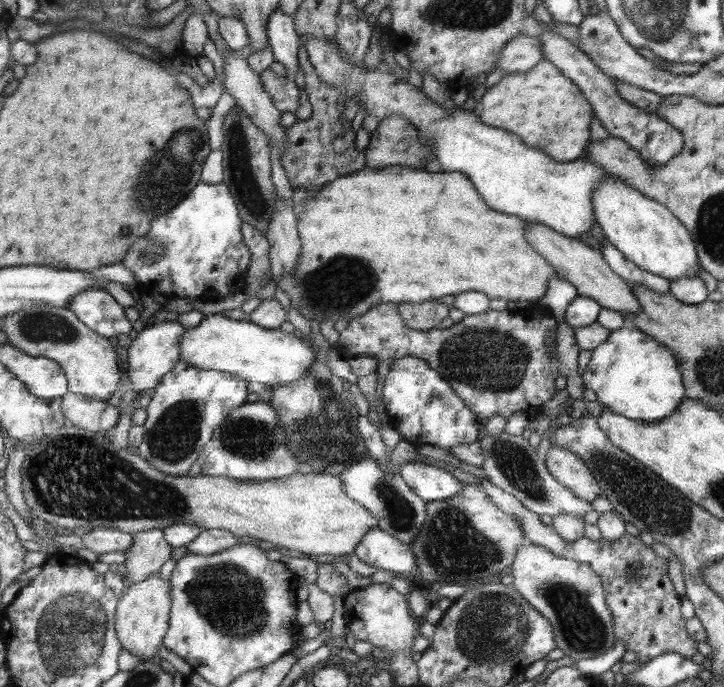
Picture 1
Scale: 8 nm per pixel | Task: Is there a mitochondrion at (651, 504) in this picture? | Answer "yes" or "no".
yes

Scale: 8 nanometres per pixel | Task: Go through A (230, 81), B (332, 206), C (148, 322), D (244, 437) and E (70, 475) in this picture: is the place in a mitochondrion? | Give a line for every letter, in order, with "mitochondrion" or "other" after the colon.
A: other
B: other
C: other
D: mitochondrion
E: mitochondrion

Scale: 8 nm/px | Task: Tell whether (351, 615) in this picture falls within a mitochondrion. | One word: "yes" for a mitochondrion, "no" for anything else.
no

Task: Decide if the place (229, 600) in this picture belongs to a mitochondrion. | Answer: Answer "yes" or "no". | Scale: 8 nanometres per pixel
yes

